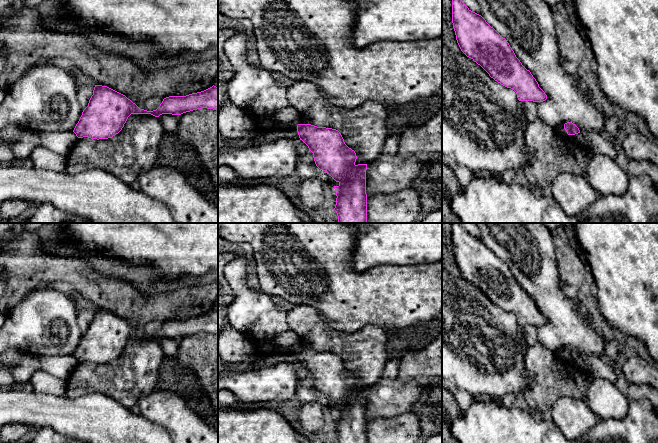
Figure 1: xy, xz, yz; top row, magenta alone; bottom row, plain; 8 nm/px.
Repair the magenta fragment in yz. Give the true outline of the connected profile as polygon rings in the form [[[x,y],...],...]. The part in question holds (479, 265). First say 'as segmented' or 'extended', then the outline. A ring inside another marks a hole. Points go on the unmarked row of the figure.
as segmented; [[[452,223],[452,247],[461,275],[480,289],[491,302],[501,309],[513,313],[519,325],[543,326],[545,316],[531,296],[516,281],[509,267],[479,238],[471,235],[461,223]]]

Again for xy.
as segmented; [[[95,309],[88,330],[73,356],[78,362],[108,363],[118,358],[131,338],[181,339],[197,333],[218,334],[218,311],[186,320],[169,320],[153,335],[140,333],[125,319],[102,309]]]

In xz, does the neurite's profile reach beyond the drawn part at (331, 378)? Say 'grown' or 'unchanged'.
unchanged

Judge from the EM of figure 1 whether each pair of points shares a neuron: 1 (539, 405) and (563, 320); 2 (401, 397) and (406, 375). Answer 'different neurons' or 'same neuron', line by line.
1: different neurons
2: different neurons

